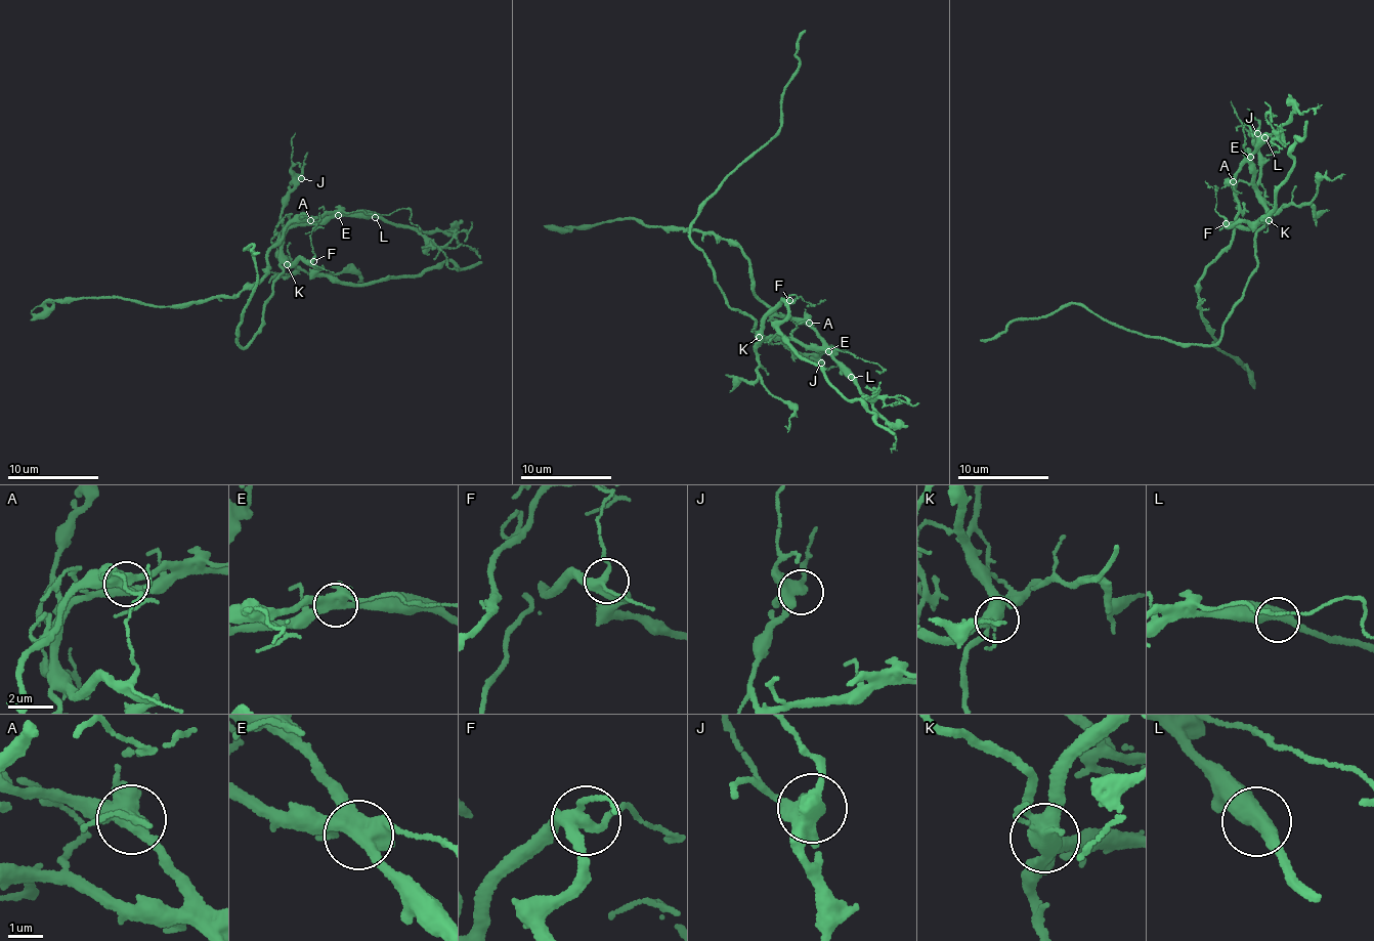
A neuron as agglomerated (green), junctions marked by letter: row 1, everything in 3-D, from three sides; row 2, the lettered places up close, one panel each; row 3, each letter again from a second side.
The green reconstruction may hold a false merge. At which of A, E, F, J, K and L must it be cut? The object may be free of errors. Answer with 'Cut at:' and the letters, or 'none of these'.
Cut at: none of these

